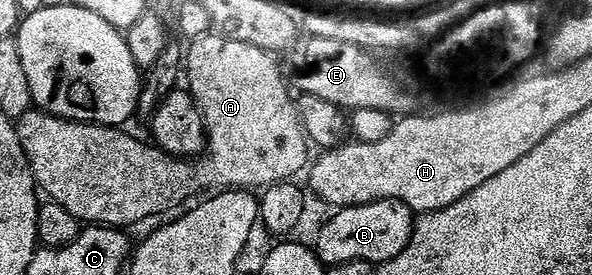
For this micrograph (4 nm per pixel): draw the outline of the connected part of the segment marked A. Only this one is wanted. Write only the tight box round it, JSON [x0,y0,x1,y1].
[17,35,308,227]

